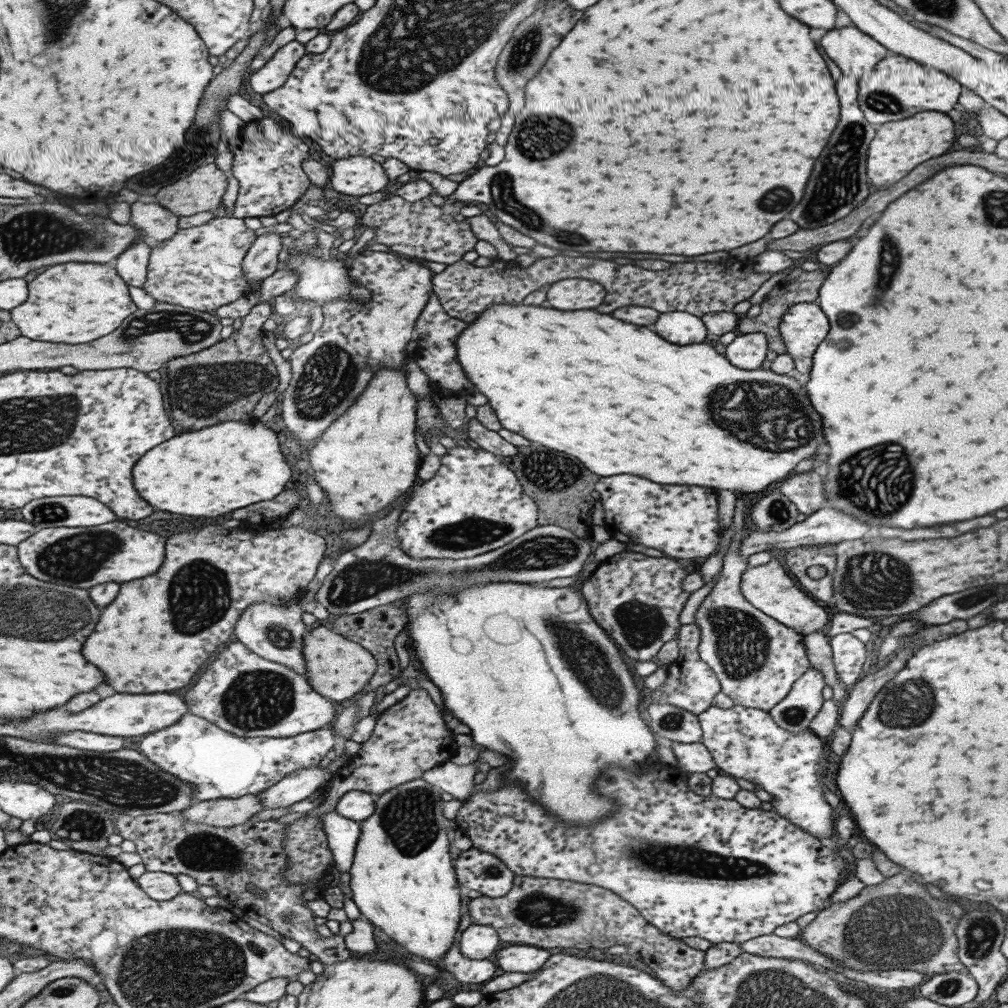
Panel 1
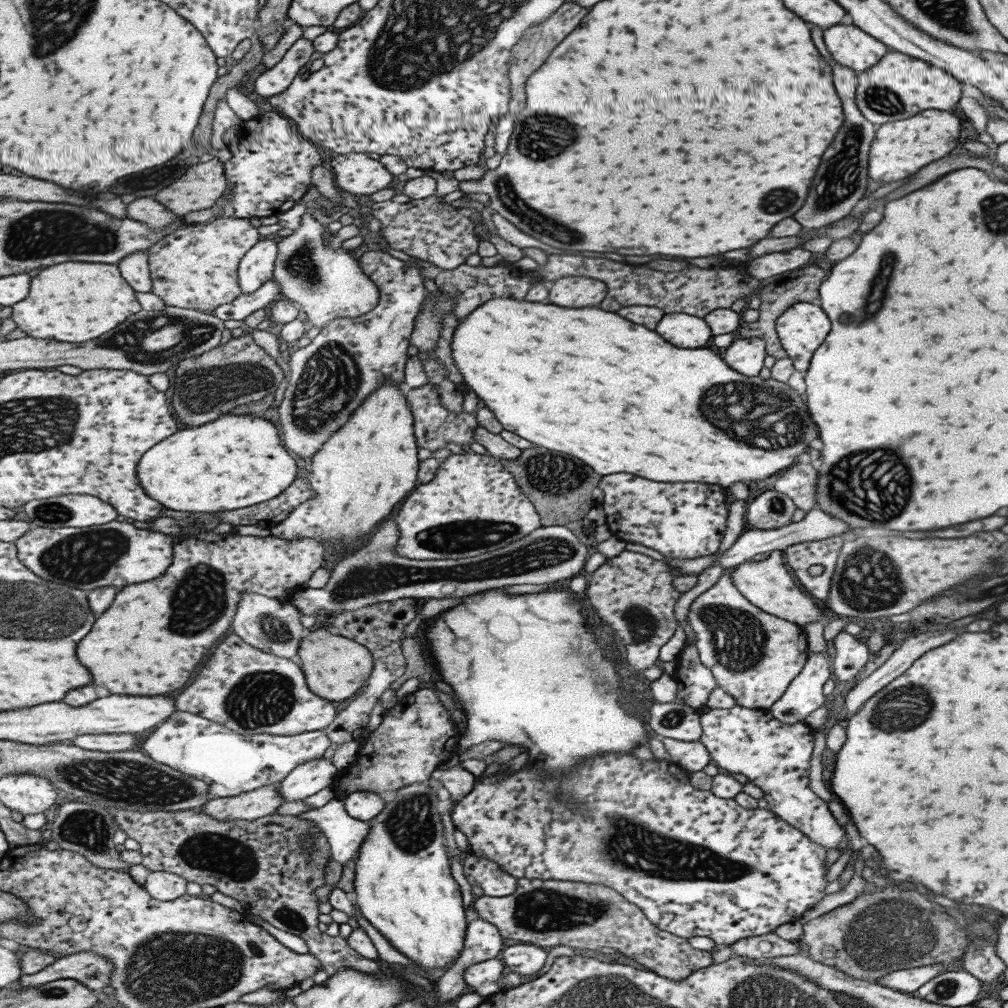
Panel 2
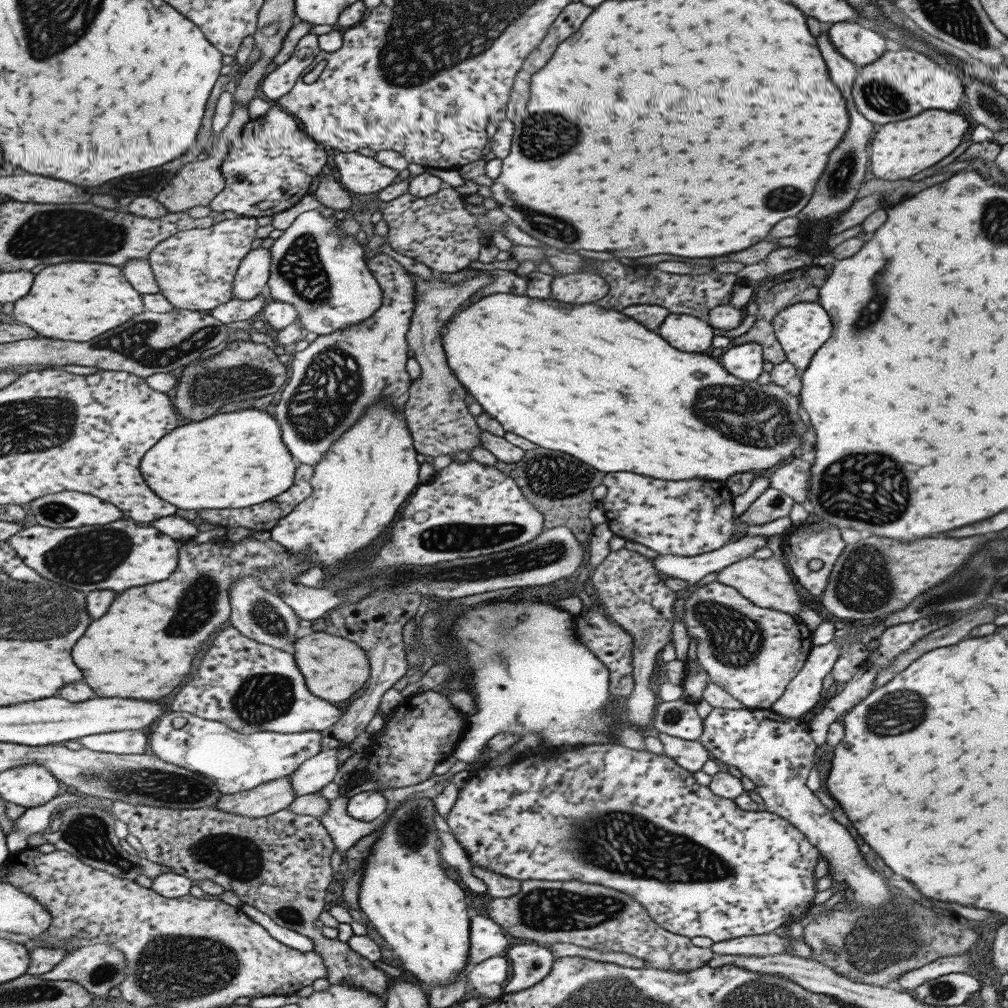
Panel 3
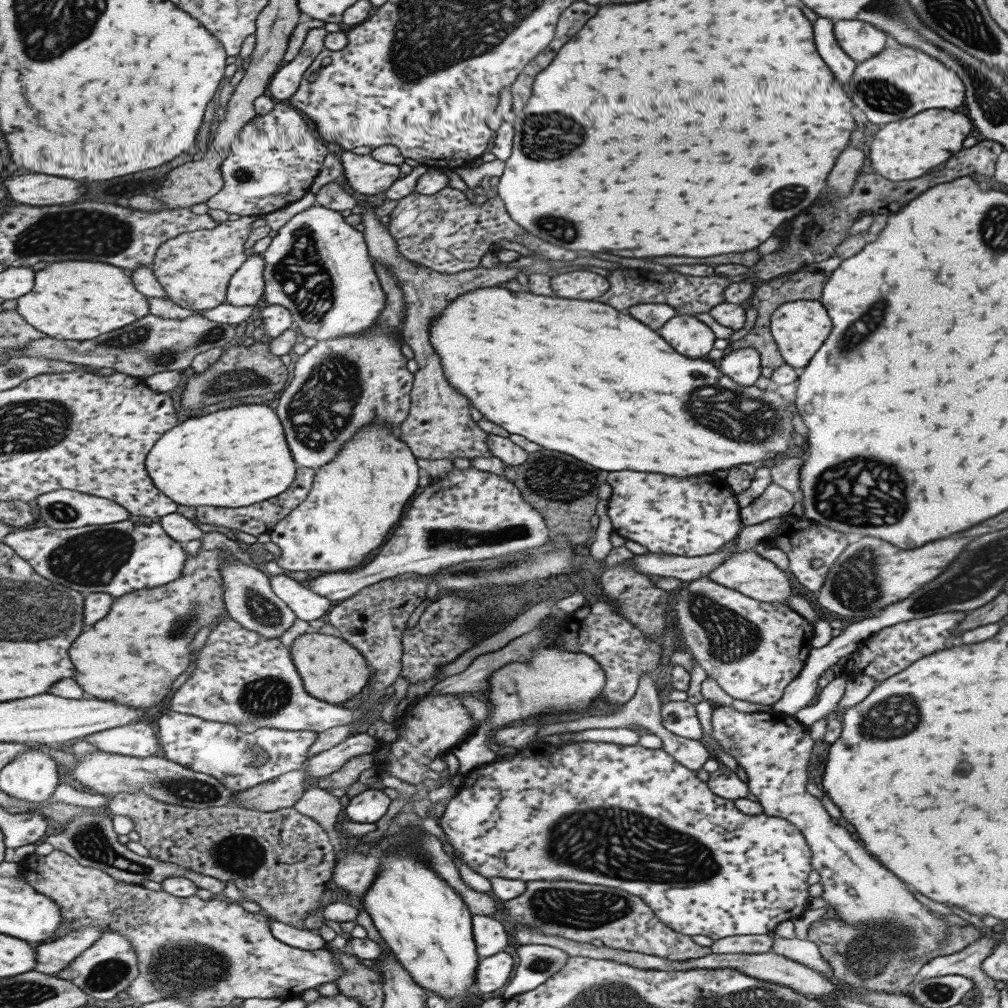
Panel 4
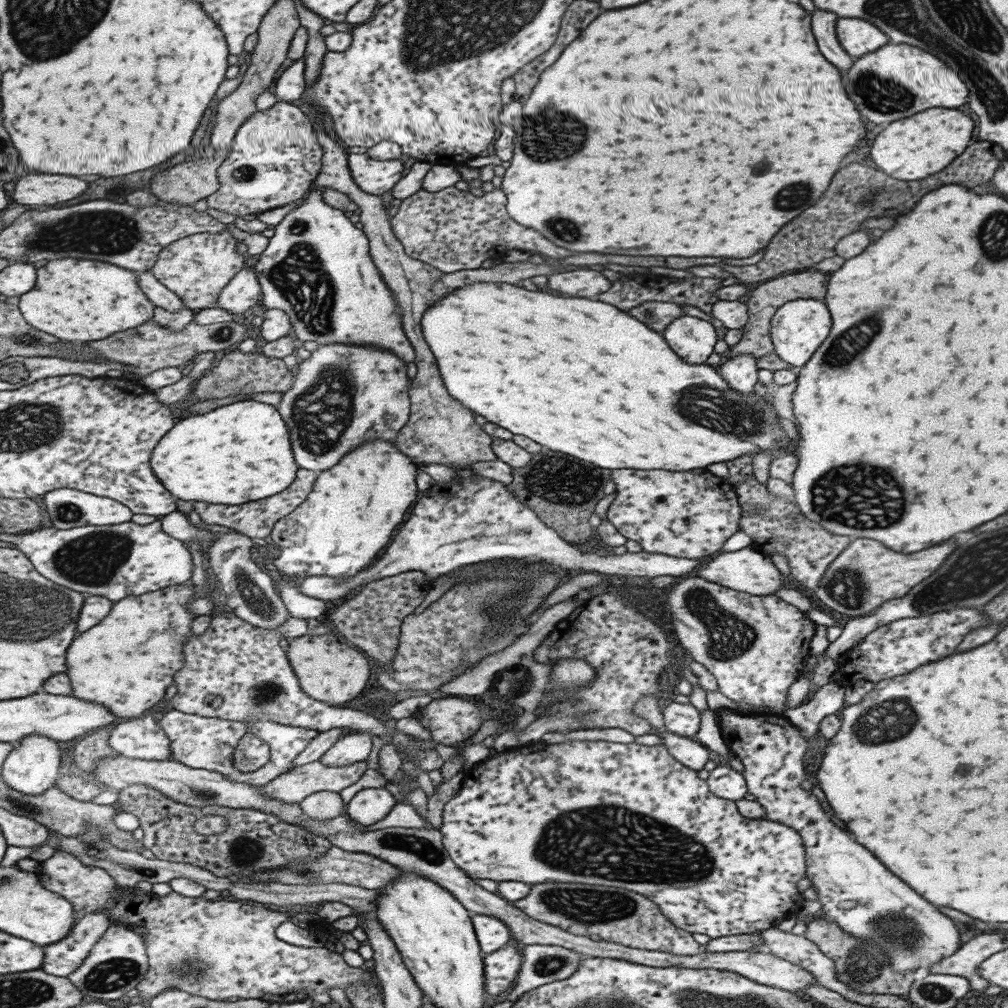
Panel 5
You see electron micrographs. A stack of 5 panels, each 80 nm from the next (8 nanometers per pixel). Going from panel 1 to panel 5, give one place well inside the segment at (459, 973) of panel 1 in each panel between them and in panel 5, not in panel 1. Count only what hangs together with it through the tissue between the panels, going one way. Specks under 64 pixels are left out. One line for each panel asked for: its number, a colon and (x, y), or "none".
2: (483, 977)
3: (487, 977)
4: (493, 972)
5: (501, 967)

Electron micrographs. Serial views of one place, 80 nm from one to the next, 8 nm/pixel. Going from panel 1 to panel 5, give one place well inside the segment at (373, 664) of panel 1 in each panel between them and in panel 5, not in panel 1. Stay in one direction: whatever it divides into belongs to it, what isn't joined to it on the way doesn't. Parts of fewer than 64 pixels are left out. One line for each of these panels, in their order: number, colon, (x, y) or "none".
2: (337, 667)
3: (335, 667)
4: (334, 670)
5: (331, 672)

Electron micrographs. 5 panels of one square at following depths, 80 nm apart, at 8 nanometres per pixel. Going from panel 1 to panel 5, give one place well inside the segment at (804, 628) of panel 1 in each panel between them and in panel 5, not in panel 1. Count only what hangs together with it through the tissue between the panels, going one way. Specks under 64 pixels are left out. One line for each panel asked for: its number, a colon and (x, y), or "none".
2: (766, 584)
3: (764, 582)
4: (753, 576)
5: (747, 570)

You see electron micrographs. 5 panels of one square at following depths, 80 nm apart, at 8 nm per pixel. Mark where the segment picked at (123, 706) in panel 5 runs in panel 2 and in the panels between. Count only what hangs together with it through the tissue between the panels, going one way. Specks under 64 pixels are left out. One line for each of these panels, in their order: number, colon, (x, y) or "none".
2: (150, 642)
3: (143, 649)
4: (134, 655)

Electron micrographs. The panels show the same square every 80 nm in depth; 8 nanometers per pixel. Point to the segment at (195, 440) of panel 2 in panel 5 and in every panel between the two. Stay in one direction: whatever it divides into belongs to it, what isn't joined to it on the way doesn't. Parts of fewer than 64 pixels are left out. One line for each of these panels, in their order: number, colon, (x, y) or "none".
3: (234, 460)
4: (239, 456)
5: (236, 454)

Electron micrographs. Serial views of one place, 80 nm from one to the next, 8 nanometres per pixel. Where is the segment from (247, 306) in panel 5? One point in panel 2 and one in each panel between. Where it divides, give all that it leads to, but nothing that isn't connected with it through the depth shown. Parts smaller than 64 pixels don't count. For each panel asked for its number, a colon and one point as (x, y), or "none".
2: (257, 267)
3: (254, 273)
4: (248, 284)

